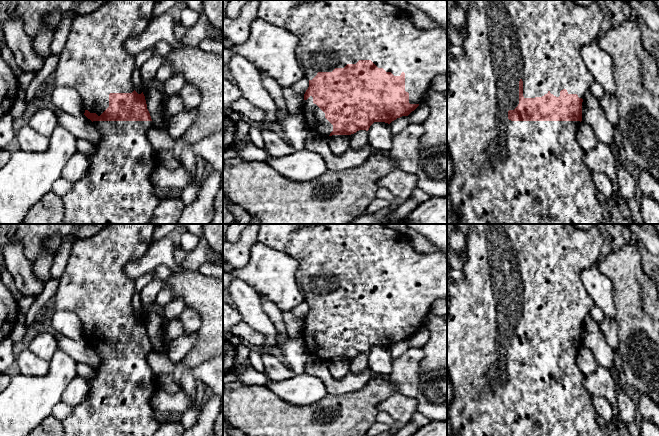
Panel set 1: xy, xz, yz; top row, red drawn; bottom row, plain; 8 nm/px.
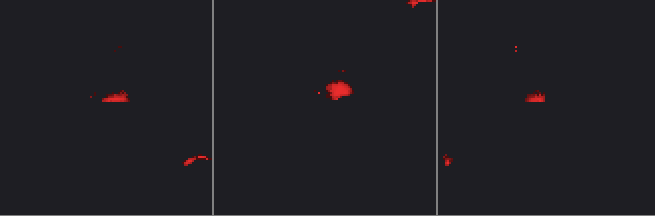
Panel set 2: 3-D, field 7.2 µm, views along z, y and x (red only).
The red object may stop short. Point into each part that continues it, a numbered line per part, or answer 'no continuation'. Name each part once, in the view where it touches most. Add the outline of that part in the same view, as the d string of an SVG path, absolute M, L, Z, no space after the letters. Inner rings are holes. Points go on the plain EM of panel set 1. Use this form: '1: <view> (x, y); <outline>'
1: yz (500, 389); M471 224L466 238L467 257L462 269L463 279L452 280L449 289L449 312L447 317L447 369L453 385L454 397L447 409L454 436L605 436L597 424L597 412L591 395L583 386L585 375L578 368L580 345L511 345L508 335L519 328L519 305L523 305L524 322L542 321L548 316L556 321L566 313L568 318L584 322L594 305L581 280L581 273L598 265L603 237L594 224L588 230L580 230L574 224Z

